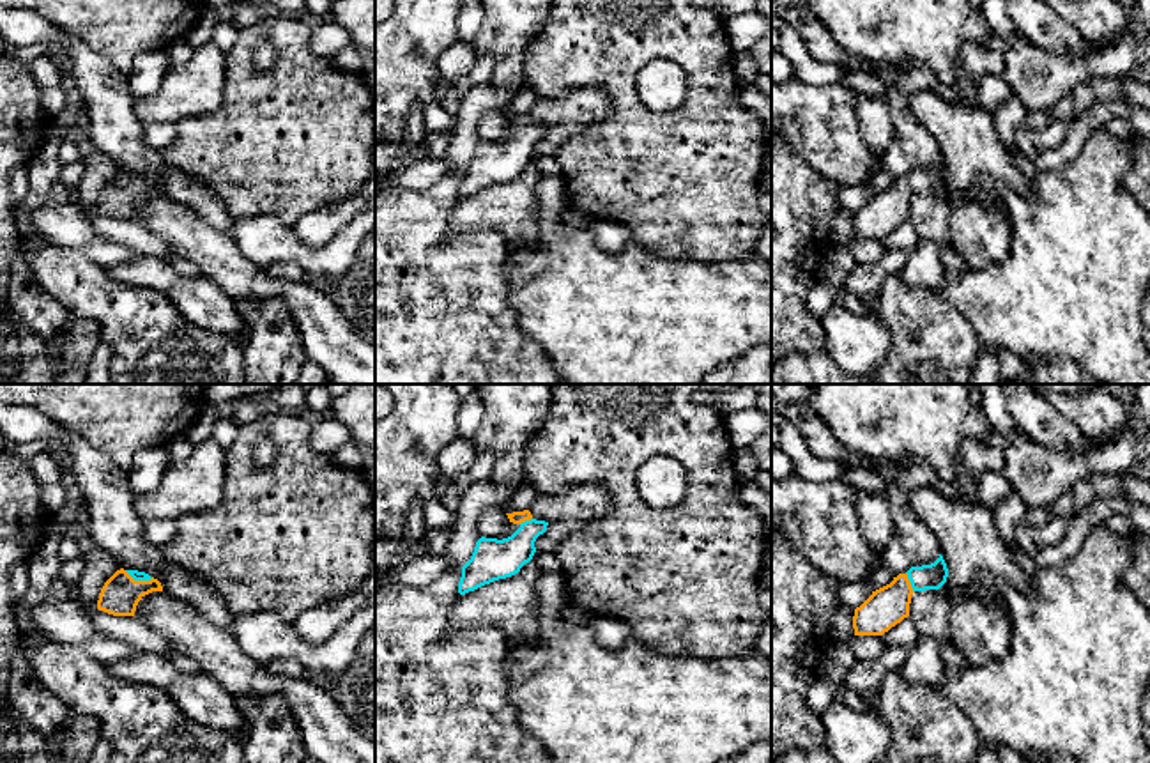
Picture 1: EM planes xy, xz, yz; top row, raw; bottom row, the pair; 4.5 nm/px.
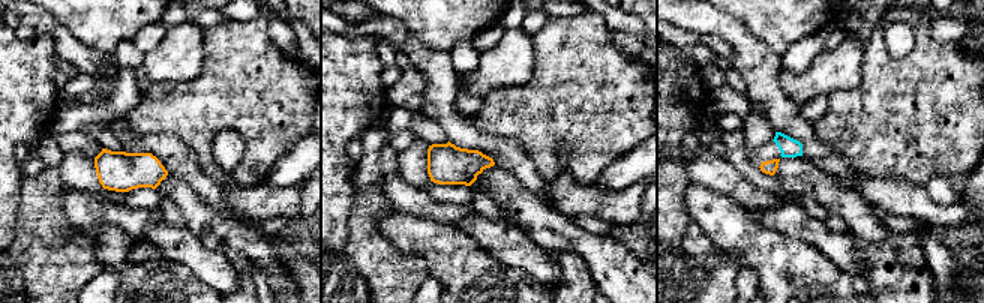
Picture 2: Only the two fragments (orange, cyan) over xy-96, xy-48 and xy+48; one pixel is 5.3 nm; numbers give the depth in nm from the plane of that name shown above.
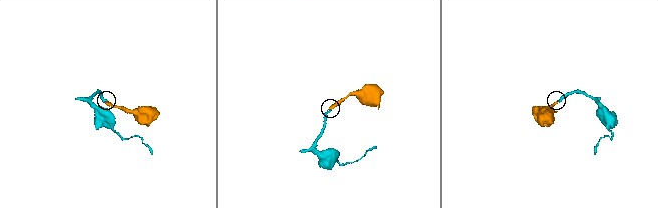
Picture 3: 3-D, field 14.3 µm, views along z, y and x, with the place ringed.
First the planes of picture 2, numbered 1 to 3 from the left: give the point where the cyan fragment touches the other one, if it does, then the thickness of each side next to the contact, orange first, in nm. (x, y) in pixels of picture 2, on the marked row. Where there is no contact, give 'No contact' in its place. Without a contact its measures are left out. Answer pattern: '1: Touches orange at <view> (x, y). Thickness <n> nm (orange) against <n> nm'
1: No contact
2: No contact
3: No contact

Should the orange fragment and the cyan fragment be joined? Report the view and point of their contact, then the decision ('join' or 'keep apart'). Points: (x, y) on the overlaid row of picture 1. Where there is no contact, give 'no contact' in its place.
contact yz (910, 583); join

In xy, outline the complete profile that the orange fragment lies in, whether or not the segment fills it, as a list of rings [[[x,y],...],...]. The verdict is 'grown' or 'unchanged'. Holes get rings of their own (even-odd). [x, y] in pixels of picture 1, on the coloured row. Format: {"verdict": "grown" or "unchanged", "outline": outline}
{"verdict": "grown", "outline": [[[120,568],[104,582],[97,609],[113,616],[134,616],[138,602],[152,591],[163,591],[157,579],[145,572]]]}

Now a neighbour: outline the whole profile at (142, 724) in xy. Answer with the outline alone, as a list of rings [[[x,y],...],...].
[[[21,632],[19,648],[35,678],[71,712],[101,722],[103,738],[113,747],[111,763],[244,763],[237,736],[193,722],[161,689],[122,680],[88,653],[44,634],[30,643],[28,634]]]

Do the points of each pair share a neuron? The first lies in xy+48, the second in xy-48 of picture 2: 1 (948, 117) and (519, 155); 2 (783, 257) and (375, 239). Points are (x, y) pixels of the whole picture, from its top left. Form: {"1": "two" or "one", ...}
{"1": "two", "2": "two"}

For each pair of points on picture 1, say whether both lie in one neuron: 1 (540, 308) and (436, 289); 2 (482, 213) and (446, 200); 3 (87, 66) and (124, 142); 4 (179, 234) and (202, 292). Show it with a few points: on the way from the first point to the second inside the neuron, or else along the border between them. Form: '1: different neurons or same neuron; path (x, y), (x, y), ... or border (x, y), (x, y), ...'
1: different neurons; border (505, 262), (508, 305), (517, 326), (529, 339)
2: different neurons; border (457, 200), (452, 211), (452, 232), (489, 229)
3: same neuron; path (101, 85), (110, 98), (112, 123)
4: different neurons; border (202, 273), (234, 300)

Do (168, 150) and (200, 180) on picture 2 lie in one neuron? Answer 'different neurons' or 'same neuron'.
same neuron

